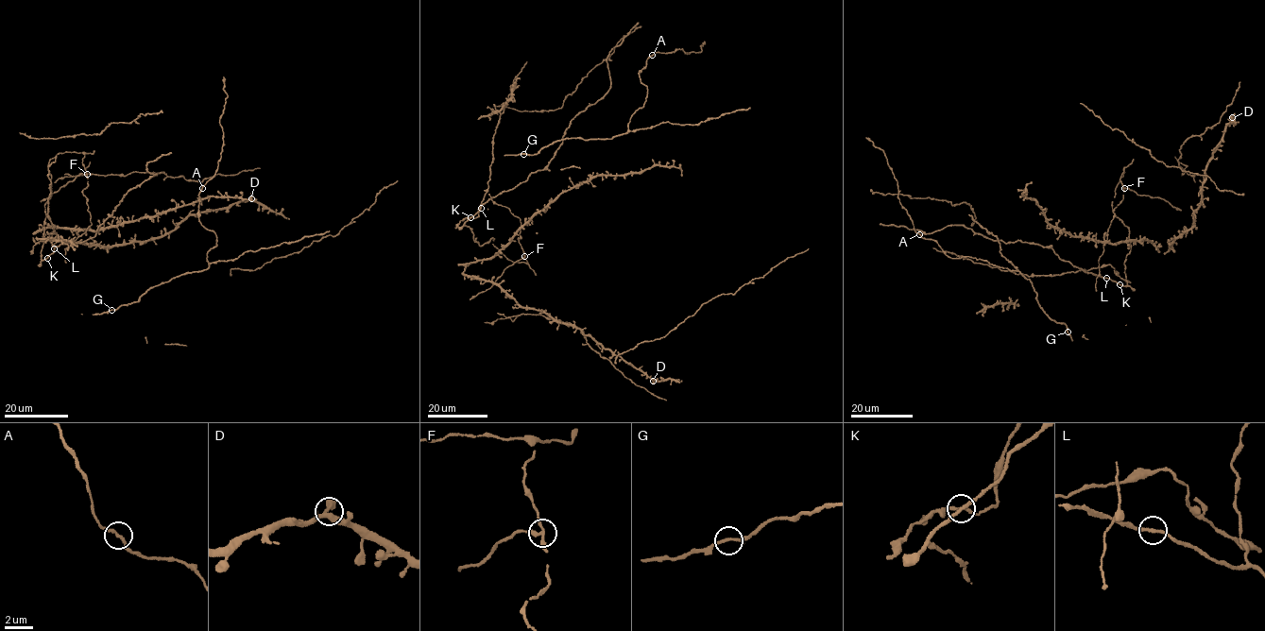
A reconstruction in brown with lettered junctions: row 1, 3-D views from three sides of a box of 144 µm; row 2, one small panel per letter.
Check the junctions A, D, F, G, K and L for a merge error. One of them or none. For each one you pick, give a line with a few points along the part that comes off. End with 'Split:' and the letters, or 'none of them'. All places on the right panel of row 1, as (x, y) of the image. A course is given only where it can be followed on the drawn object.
Split: F

